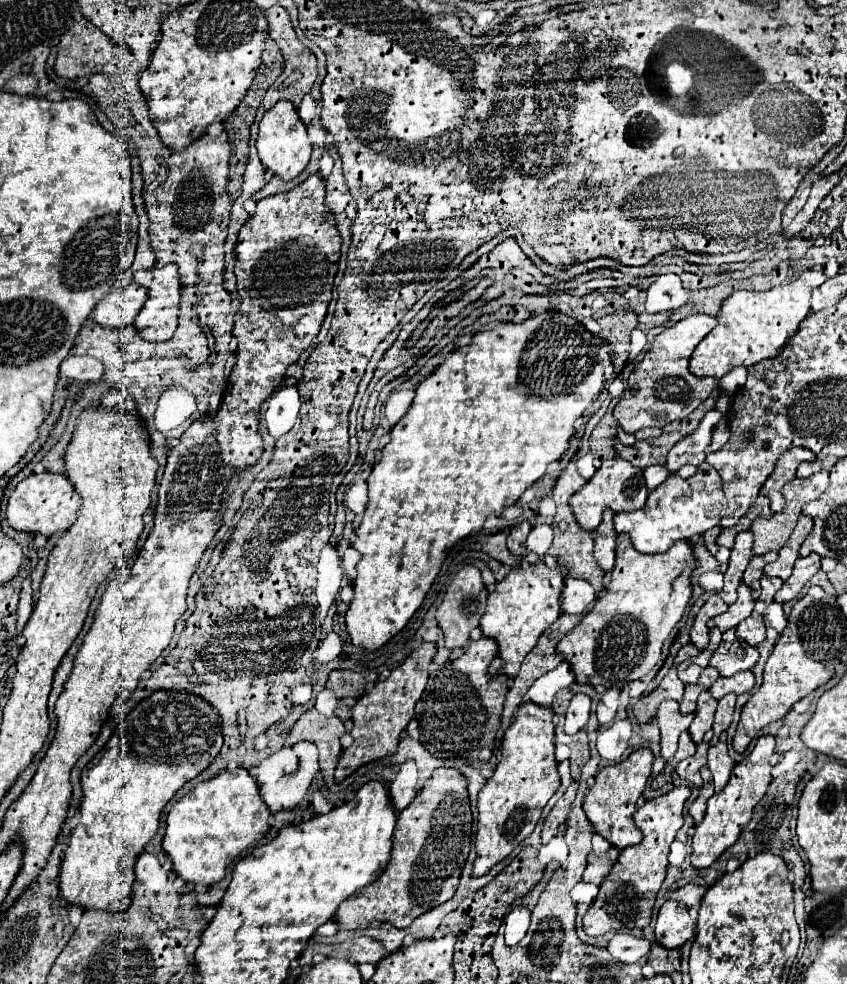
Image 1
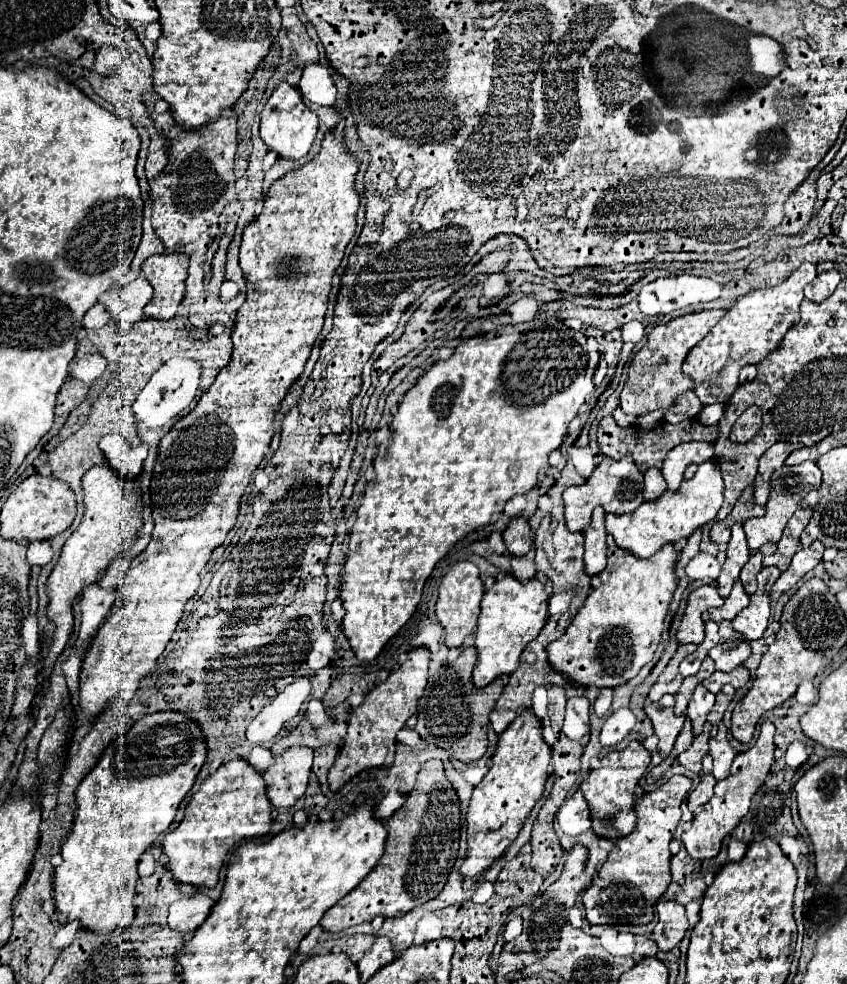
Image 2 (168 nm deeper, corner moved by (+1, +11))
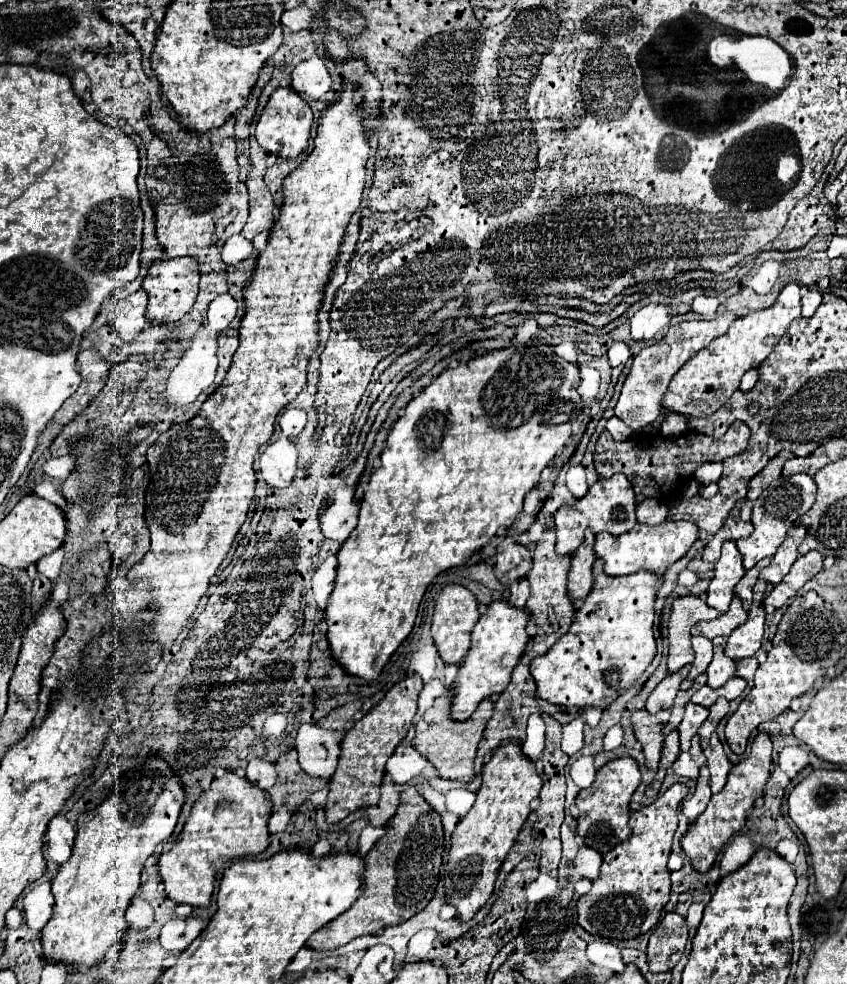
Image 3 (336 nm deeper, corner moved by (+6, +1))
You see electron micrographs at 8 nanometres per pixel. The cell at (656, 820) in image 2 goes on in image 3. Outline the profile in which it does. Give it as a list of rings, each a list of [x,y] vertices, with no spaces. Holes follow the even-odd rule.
[[[674,784],[654,804],[632,812],[632,836],[604,856],[600,876],[592,882],[590,892],[584,894],[576,904],[578,924],[586,932],[612,940],[626,940],[638,938],[658,924],[660,912],[670,898],[670,872],[666,862],[678,824],[678,806],[686,796],[688,786]]]

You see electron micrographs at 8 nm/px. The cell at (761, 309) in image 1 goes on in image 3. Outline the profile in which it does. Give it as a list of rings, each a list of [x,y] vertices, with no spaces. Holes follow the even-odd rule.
[[[790,282],[782,288],[774,306],[738,318],[724,336],[716,338],[706,348],[702,348],[692,360],[688,360],[674,374],[662,398],[664,410],[700,418],[700,416],[710,416],[720,406],[724,406],[730,400],[732,392],[738,390],[740,378],[750,368],[758,368],[762,360],[766,360],[766,356],[778,344],[790,322],[800,316],[800,298],[802,298],[802,288],[796,282]]]

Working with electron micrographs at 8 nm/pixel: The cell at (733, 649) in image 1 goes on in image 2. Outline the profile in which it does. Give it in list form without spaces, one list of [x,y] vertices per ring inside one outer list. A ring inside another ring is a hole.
[[[723,620],[719,626],[721,640],[709,650],[709,656],[715,660],[715,668],[721,672],[731,672],[735,666],[743,664],[751,656],[751,646],[745,638],[739,636],[729,624]]]

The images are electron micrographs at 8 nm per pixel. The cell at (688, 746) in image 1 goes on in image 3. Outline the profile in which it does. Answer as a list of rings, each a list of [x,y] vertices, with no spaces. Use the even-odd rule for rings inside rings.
[[[672,730],[666,738],[664,738],[664,750],[662,750],[662,758],[660,758],[660,768],[668,770],[672,766],[672,762],[678,758],[680,754],[680,742],[678,742],[678,730]]]

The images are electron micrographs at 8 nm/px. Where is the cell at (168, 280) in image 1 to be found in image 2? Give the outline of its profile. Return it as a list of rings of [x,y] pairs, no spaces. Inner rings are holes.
[[[157,254],[143,262],[141,272],[155,290],[153,298],[145,306],[145,316],[167,322],[177,314],[185,294],[187,264],[189,258],[185,254]]]

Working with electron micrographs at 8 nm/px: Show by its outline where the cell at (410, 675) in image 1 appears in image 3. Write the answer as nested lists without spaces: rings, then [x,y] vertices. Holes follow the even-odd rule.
[[[418,674],[408,676],[406,680],[394,684],[384,696],[384,700],[378,706],[374,706],[366,716],[362,716],[358,722],[354,722],[354,726],[344,734],[342,754],[338,760],[338,768],[330,778],[328,802],[324,806],[328,824],[336,824],[344,820],[350,812],[362,806],[374,806],[378,802],[386,760],[392,756],[394,748],[402,742],[402,738],[408,734],[414,722],[420,690],[422,690],[422,678]]]

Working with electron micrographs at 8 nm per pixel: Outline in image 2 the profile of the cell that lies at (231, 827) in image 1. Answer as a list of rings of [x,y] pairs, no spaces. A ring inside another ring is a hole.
[[[237,758],[221,764],[191,796],[183,820],[163,840],[163,852],[169,856],[169,870],[175,880],[193,886],[215,886],[227,852],[245,838],[265,836],[271,828],[271,812],[263,776],[249,762]]]

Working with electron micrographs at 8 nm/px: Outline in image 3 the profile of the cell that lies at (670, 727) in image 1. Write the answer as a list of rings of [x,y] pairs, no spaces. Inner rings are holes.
[[[636,710],[632,712],[632,728],[636,734],[636,740],[642,744],[642,752],[646,756],[646,768],[658,770],[660,754],[662,754],[662,726],[668,722],[670,712],[660,710],[658,714],[650,714],[646,710]]]

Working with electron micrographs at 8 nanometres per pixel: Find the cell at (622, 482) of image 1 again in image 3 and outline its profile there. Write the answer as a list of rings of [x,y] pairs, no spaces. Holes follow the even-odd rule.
[[[614,474],[612,478],[600,478],[588,488],[588,494],[580,498],[574,506],[562,506],[556,514],[556,554],[572,556],[584,538],[584,530],[590,528],[594,534],[608,532],[612,536],[626,534],[636,526],[636,500],[632,484],[624,474]]]

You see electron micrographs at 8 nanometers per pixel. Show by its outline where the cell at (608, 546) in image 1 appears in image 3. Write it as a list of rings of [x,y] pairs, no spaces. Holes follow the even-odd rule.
[[[586,530],[584,534],[584,542],[582,546],[574,552],[572,556],[572,568],[570,568],[570,574],[568,574],[568,596],[570,600],[580,600],[580,598],[586,598],[588,592],[592,590],[592,584],[594,584],[594,576],[592,576],[592,564],[596,560],[594,556],[594,540],[596,536]]]

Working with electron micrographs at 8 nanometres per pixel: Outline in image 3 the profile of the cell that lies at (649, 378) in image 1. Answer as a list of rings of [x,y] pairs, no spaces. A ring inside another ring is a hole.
[[[728,312],[728,314],[716,316],[714,320],[680,322],[676,326],[672,326],[660,342],[640,350],[640,354],[632,362],[632,370],[630,370],[624,386],[622,386],[622,394],[614,408],[616,416],[620,420],[624,420],[634,432],[640,432],[642,428],[652,424],[664,412],[660,402],[662,402],[662,396],[666,394],[666,388],[668,388],[672,376],[678,372],[678,368],[684,366],[696,352],[706,348],[714,338],[726,334],[734,320],[736,320],[736,316]]]

